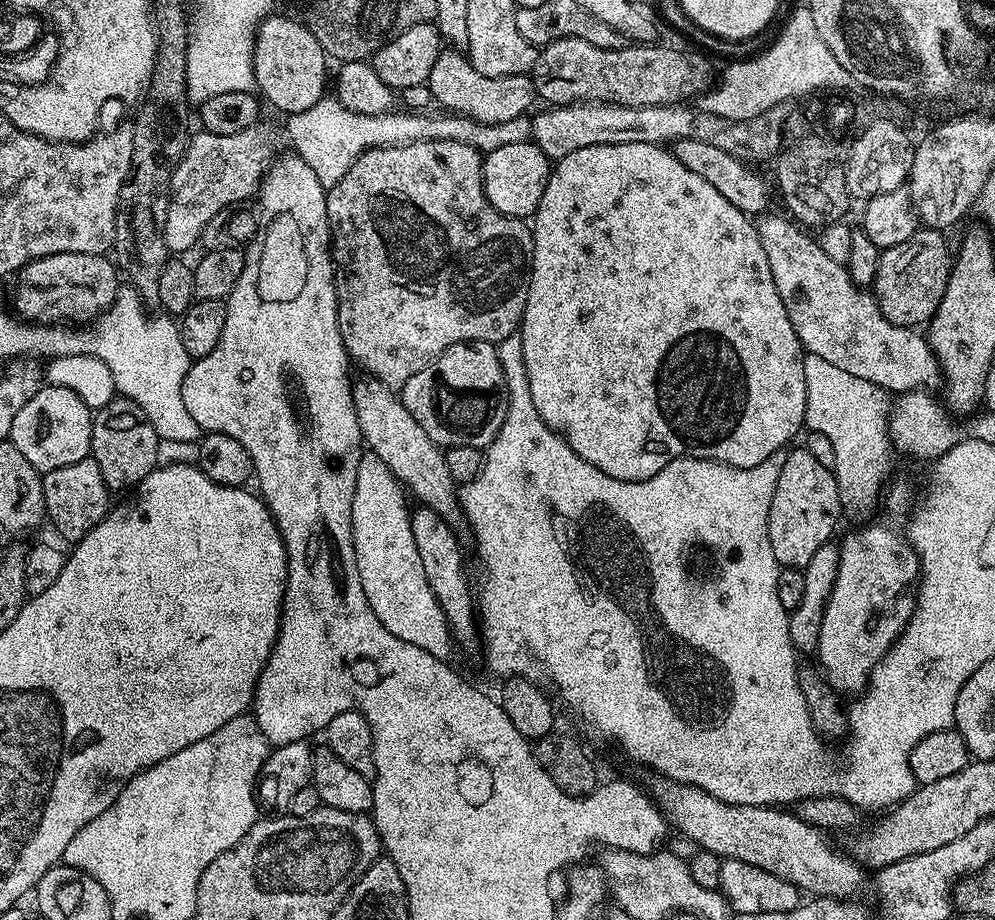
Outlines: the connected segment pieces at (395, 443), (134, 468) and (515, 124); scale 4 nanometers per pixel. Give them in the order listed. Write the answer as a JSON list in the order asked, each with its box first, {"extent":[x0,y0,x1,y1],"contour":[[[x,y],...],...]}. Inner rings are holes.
[{"extent":[352,379,462,525],"contour":[[[357,379],[352,389],[363,443],[372,447],[369,448],[371,455],[386,462],[386,466],[395,474],[401,485],[413,497],[416,495],[423,507],[434,510],[448,524],[459,525],[462,509],[458,485],[454,478],[450,478],[450,470],[446,466],[446,458],[440,445],[433,442],[430,434],[426,434],[426,430],[422,430],[418,422],[414,422],[410,410],[406,410],[406,406],[393,389],[374,379],[363,379]]]},{"extent":[90,395,160,493],"contour":[[[117,395],[105,408],[95,409],[90,456],[100,467],[109,493],[124,492],[127,488],[135,489],[150,473],[156,471],[160,439],[141,406],[125,396]]]},{"extent":[287,98,522,190],"contour":[[[325,98],[310,106],[310,110],[287,117],[288,136],[296,147],[293,148],[295,155],[300,156],[302,162],[310,166],[310,170],[314,170],[318,182],[322,182],[326,190],[342,182],[342,174],[346,174],[346,170],[354,166],[354,162],[367,148],[385,148],[419,140],[457,140],[487,154],[507,143],[518,143],[522,140],[521,134],[516,133],[522,125],[519,119],[501,124],[484,124],[455,114],[416,114],[412,116],[413,120],[403,120],[400,116],[392,115],[364,116],[347,109],[337,98]]]}]

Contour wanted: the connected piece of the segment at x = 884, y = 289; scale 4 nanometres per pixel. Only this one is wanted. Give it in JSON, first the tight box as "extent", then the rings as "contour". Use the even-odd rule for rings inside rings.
{"extent":[872,227,954,328],"contour":[[[921,227],[906,242],[881,251],[875,282],[872,285],[874,298],[879,302],[883,317],[894,326],[916,328],[927,325],[946,294],[948,279],[954,263],[953,253],[948,252],[945,233],[934,228]]]}

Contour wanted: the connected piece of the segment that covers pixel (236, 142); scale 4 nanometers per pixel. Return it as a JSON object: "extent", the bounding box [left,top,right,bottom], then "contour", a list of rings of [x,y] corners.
{"extent":[164,124,277,254],"contour":[[[255,124],[238,134],[210,134],[200,130],[197,136],[195,133],[189,139],[184,157],[172,175],[164,231],[169,253],[184,254],[180,252],[190,251],[196,243],[201,243],[204,232],[213,223],[211,220],[223,208],[240,204],[251,196],[253,199],[259,193],[260,183],[277,155],[276,140],[266,124]]]}

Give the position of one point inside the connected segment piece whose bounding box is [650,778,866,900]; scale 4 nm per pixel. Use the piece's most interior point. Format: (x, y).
(770, 837)

